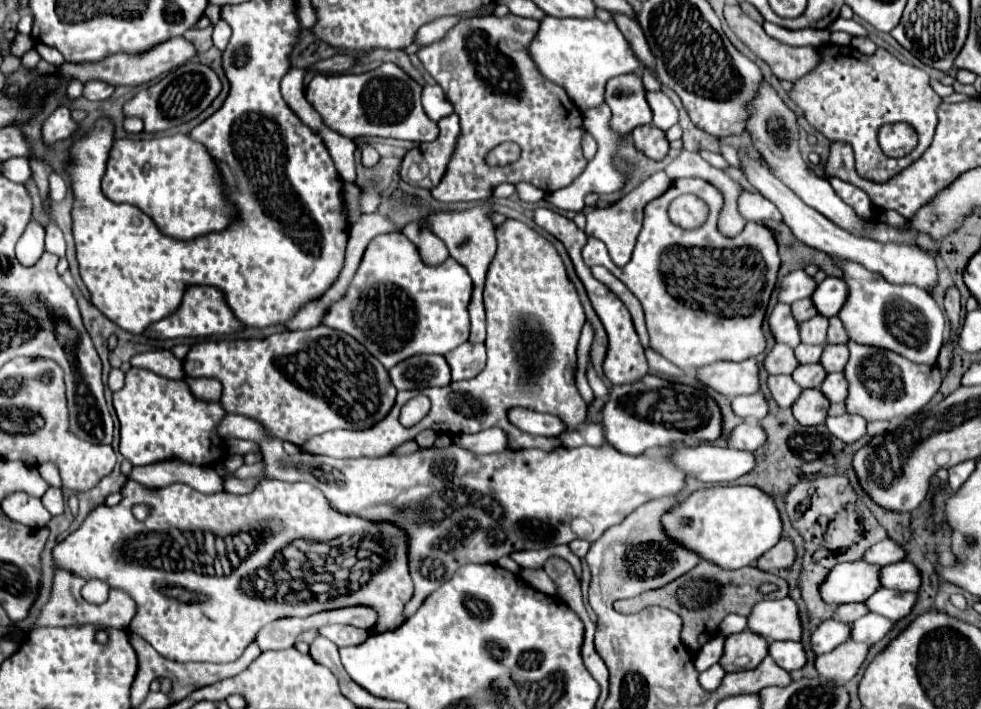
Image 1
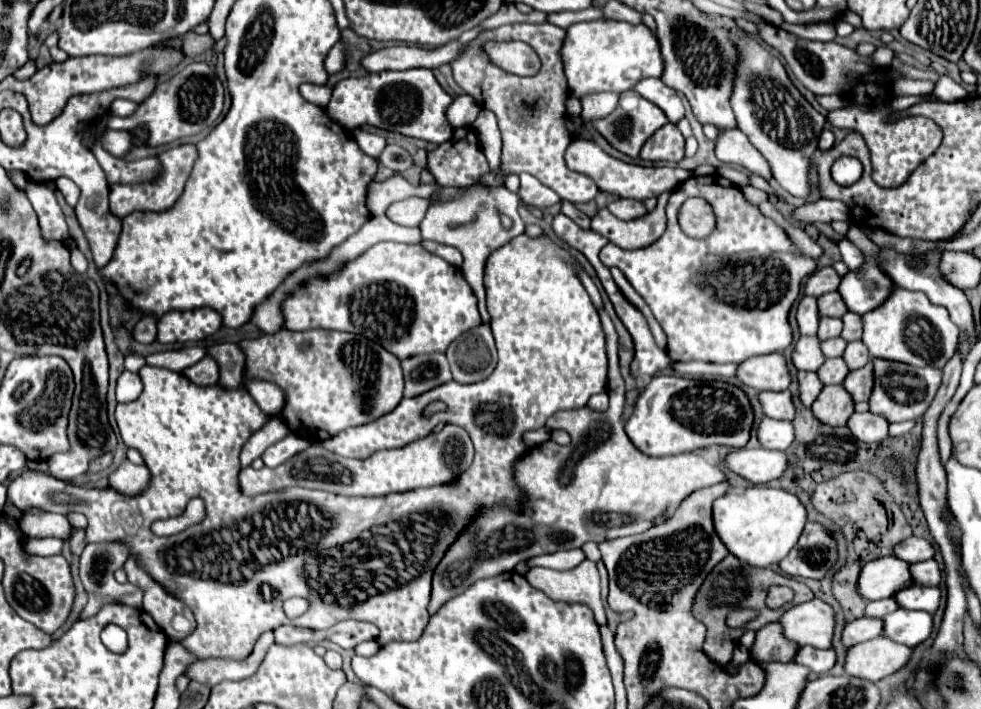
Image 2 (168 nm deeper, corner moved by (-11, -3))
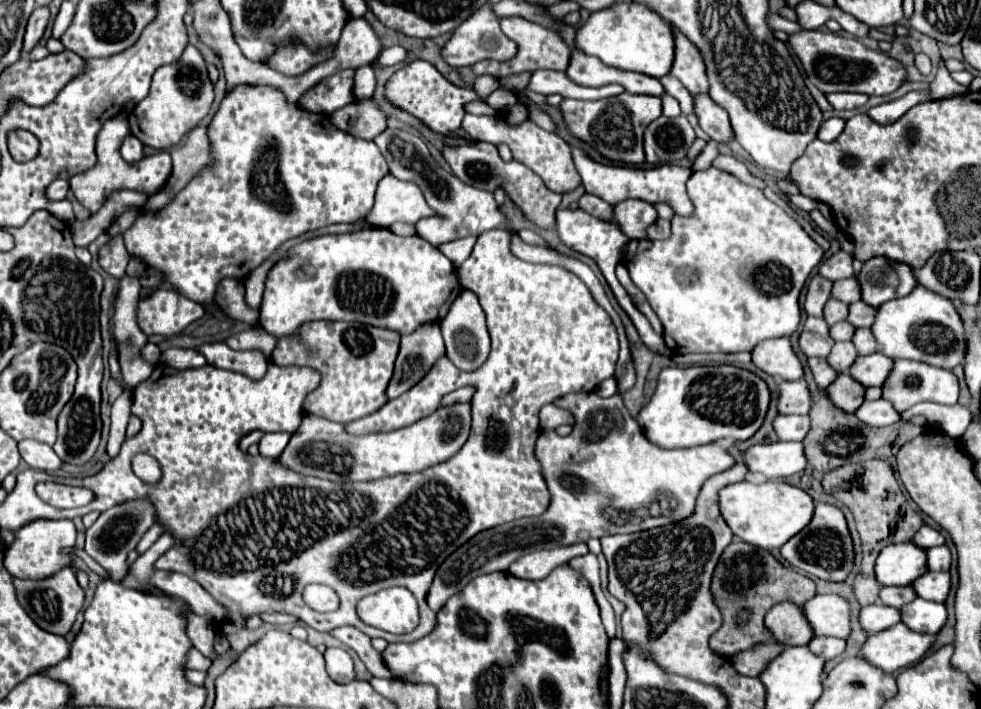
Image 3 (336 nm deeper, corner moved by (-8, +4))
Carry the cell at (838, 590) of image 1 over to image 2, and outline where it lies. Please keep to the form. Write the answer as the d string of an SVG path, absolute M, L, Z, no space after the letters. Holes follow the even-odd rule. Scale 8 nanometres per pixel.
M896 556L872 560L868 562L868 566L862 568L856 582L856 592L868 600L890 598L892 594L896 594L896 590L902 590L904 586L912 584L908 566L908 562Z

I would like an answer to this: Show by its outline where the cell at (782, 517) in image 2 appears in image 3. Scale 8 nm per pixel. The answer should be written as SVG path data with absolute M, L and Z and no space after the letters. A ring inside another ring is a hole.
M741 481L721 489L719 507L735 537L753 543L755 547L779 549L811 521L815 501L803 489L783 481L765 481L761 485Z

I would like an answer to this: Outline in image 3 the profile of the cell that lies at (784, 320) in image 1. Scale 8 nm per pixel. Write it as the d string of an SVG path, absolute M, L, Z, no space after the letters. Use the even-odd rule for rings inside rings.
M815 275L807 287L807 297L805 297L805 311L807 315L823 315L823 307L827 299L831 297L831 287L833 281Z

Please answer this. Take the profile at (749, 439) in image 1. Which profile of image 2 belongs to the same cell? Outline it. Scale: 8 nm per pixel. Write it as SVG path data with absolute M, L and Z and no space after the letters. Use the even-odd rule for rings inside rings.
M762 418L758 426L758 442L768 450L786 450L792 444L794 430L790 422Z

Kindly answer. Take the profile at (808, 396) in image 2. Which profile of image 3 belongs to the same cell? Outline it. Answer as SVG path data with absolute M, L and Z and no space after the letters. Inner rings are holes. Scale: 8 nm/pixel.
M811 357L809 359L809 367L811 367L811 371L813 371L813 375L815 375L815 381L817 381L817 385L821 387L821 389L827 389L835 379L837 379L837 371L827 363L827 359L825 357Z

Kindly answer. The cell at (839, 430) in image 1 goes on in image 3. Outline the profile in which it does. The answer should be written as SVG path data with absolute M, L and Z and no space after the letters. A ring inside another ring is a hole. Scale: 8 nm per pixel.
M877 399L877 401L865 401L855 415L869 425L877 425L877 427L885 427L885 425L893 425L901 419L901 415L895 411L895 407L891 405L891 401L887 399Z

